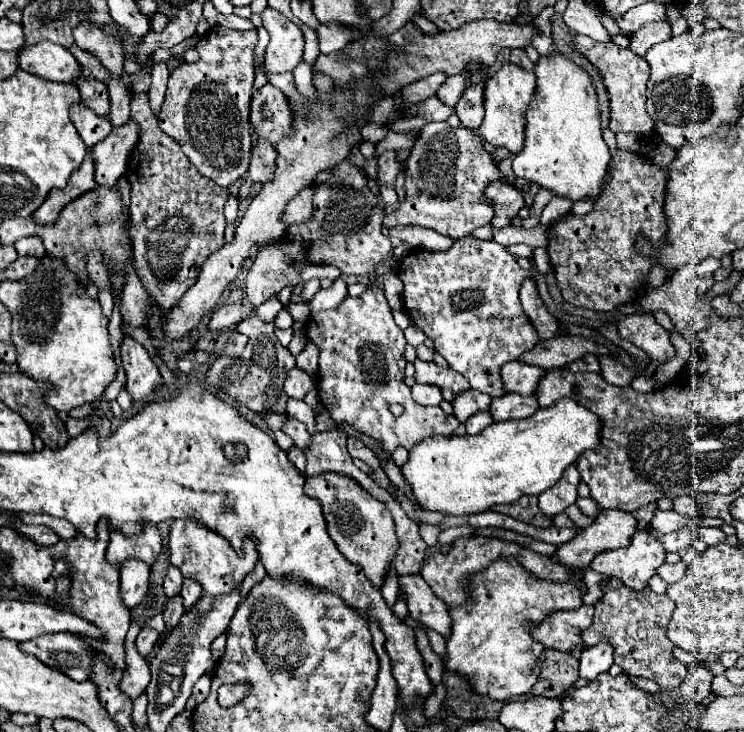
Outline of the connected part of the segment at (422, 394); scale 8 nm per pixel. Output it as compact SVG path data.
M415 382L411 386L411 392L413 392L413 400L419 402L421 406L439 406L439 402L443 400L439 386L433 386L433 384L417 384Z

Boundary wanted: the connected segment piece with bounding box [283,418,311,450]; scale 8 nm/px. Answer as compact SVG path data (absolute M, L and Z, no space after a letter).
M289 418L289 422L283 426L283 432L293 438L293 442L297 444L297 448L301 448L301 450L309 448L309 444L311 444L311 434L307 432L307 428L305 428L301 422Z

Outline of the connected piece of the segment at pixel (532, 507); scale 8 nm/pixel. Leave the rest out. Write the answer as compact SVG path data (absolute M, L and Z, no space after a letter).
M523 496L519 498L517 502L513 504L503 504L503 506L495 506L491 510L497 510L497 512L503 512L503 514L509 514L511 518L517 518L517 520L523 520L523 522L529 522L537 528L549 528L551 526L551 518L543 516L537 508L537 496Z

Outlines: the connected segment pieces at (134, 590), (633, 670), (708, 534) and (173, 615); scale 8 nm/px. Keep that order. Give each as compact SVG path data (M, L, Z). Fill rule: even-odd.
M139 560L125 562L121 566L121 580L119 580L119 592L125 608L129 610L137 608L147 596L147 590L149 590L149 566Z
M617 578L603 582L603 596L595 604L595 616L589 628L581 630L585 646L607 642L615 650L615 664L629 676L643 676L655 680L661 690L675 690L689 674L689 666L673 656L675 644L667 638L667 624L673 616L675 602L667 594L655 594L649 588L631 590Z
M699 528L699 538L703 538L703 542L707 546L713 546L717 542L723 542L725 540L725 534L719 530L719 528Z
M181 596L169 598L169 602L167 602L167 610L163 612L163 618L165 618L165 630L159 634L159 640L157 640L155 646L153 646L153 652L145 658L149 664L151 664L151 660L157 656L157 652L159 652L163 640L167 638L167 634L171 634L171 630L175 630L175 628L179 626L179 620L181 620L183 614L185 614L185 608L183 608L183 600L181 600Z

